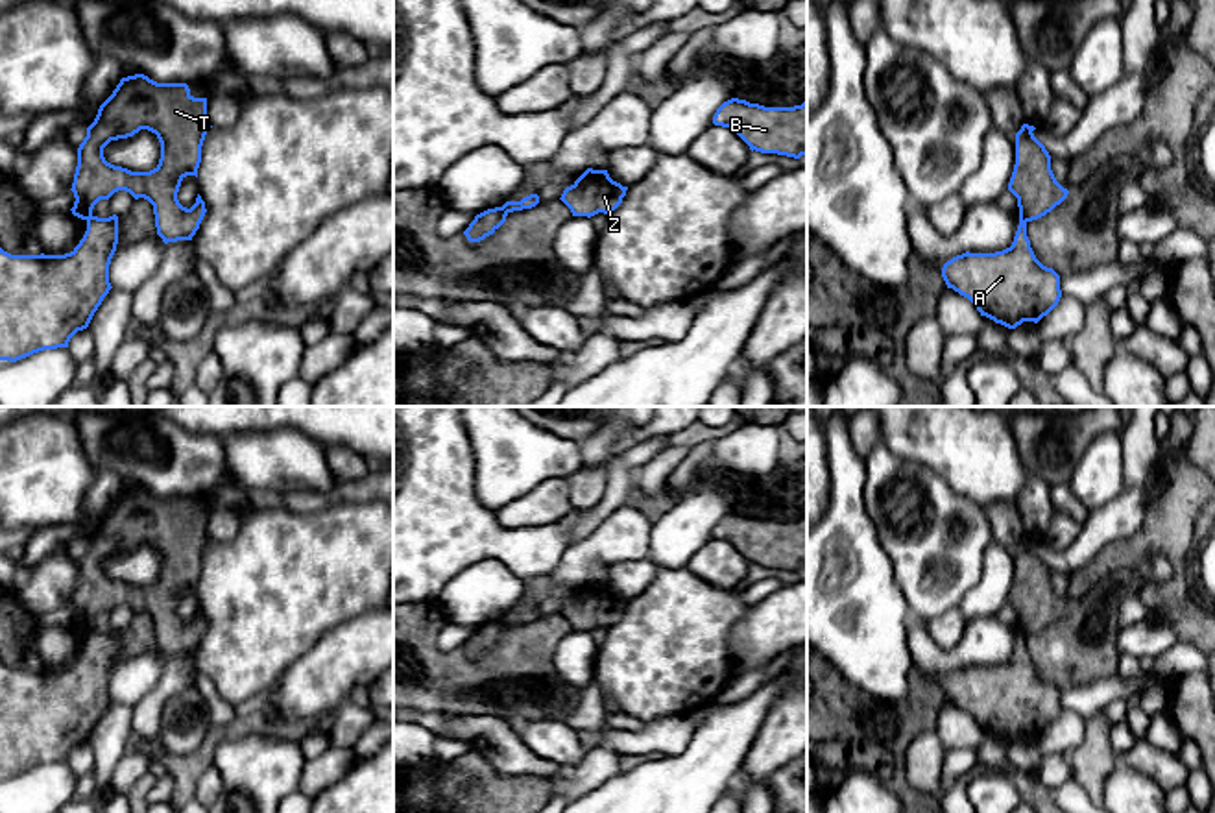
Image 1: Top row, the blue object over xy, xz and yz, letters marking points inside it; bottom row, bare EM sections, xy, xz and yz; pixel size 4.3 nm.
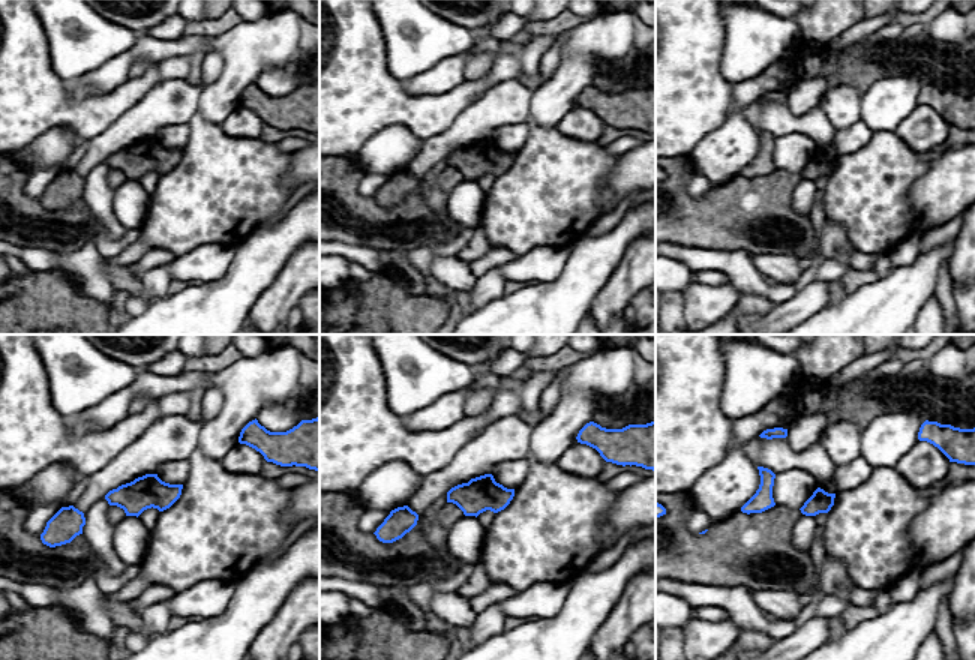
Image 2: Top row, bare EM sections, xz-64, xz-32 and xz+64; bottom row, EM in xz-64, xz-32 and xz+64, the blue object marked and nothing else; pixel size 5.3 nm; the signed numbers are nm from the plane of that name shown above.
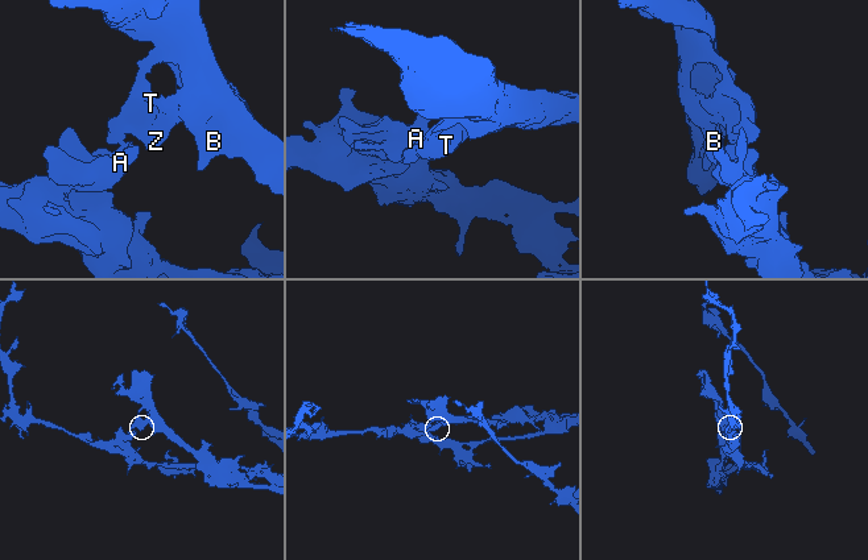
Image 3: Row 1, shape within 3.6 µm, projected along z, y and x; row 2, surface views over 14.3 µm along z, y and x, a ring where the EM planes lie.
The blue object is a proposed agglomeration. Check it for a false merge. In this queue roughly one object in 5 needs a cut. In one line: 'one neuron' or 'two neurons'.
two neurons

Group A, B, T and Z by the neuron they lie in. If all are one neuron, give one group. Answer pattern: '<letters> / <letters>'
A / B T Z

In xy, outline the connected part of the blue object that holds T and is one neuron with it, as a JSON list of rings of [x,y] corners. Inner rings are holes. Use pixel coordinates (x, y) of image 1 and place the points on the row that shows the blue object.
[[[144,74],[122,78],[78,148],[72,214],[89,220],[100,200],[126,190],[153,205],[157,235],[164,244],[192,240],[207,212],[205,201],[198,194],[186,209],[177,192],[186,176],[198,177],[201,146],[211,127],[207,98],[194,98],[186,83],[157,83]],[[140,129],[155,133],[161,142],[153,170],[131,172],[105,161],[103,148],[111,140],[133,137]]]

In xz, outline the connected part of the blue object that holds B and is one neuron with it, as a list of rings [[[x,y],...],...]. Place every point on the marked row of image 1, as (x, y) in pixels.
[[[731,98],[716,109],[713,124],[735,131],[752,152],[794,159],[807,155],[807,102],[794,107],[764,107]]]

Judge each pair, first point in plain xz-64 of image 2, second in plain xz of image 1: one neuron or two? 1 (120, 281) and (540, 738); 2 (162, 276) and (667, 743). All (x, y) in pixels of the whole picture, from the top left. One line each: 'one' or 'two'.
1: one
2: two

